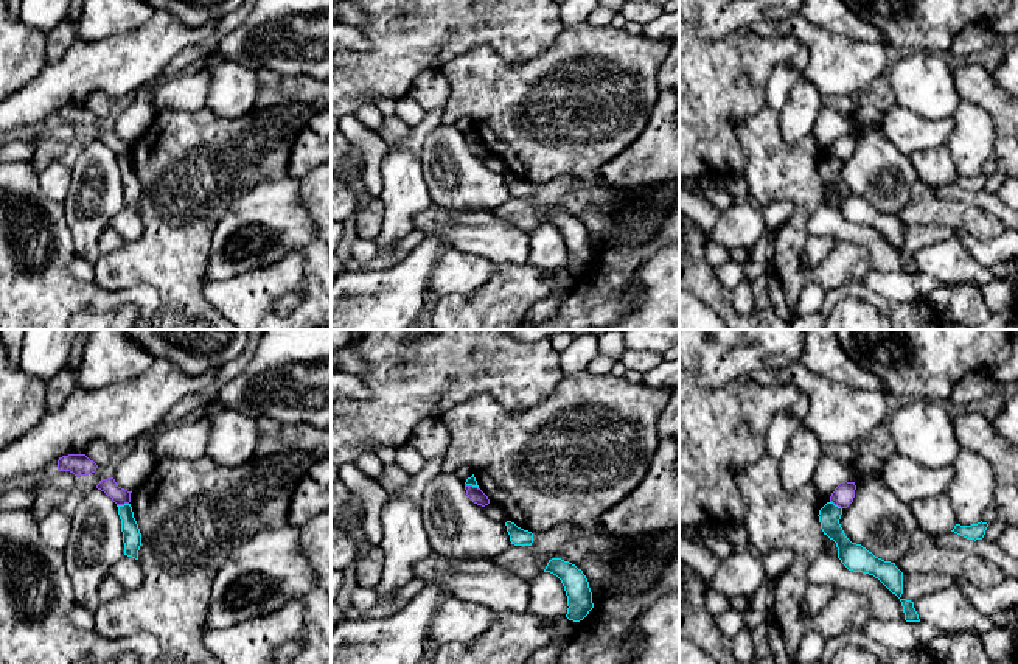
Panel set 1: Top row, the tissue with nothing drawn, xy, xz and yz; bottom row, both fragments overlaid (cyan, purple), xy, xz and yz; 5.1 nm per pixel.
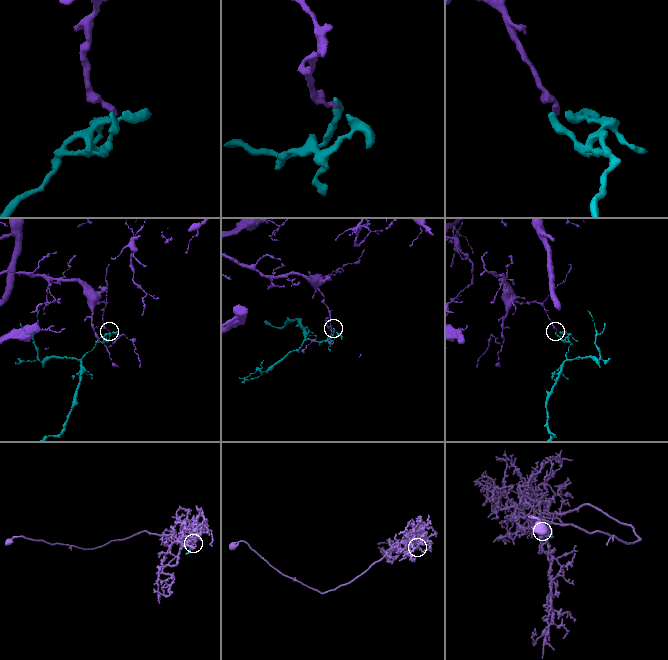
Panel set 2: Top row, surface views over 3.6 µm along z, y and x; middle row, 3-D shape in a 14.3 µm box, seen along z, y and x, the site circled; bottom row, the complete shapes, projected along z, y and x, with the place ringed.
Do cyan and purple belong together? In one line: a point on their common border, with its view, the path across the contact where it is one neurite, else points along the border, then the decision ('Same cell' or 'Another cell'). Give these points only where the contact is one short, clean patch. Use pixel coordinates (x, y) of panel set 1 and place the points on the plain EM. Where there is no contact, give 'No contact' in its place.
Touches cyan at xy (122, 157). Boundary: xy (128, 154), (117, 157). Another cell

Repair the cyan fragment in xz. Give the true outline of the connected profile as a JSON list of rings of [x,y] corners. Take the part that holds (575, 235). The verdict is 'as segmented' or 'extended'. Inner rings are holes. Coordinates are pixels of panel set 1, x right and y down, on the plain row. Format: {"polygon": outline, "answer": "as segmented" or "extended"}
{"polygon": [[[552,210],[544,224],[556,227],[564,238],[569,258],[566,269],[573,274],[583,272],[594,260],[589,233],[583,222],[569,213]]], "answer": "as segmented"}

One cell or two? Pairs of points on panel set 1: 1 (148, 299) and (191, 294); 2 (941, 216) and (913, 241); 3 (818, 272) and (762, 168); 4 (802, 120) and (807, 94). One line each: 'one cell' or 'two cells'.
1: two cells
2: two cells
3: one cell
4: one cell

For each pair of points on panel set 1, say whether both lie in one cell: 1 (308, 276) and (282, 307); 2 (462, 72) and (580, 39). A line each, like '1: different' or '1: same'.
1: different
2: same

